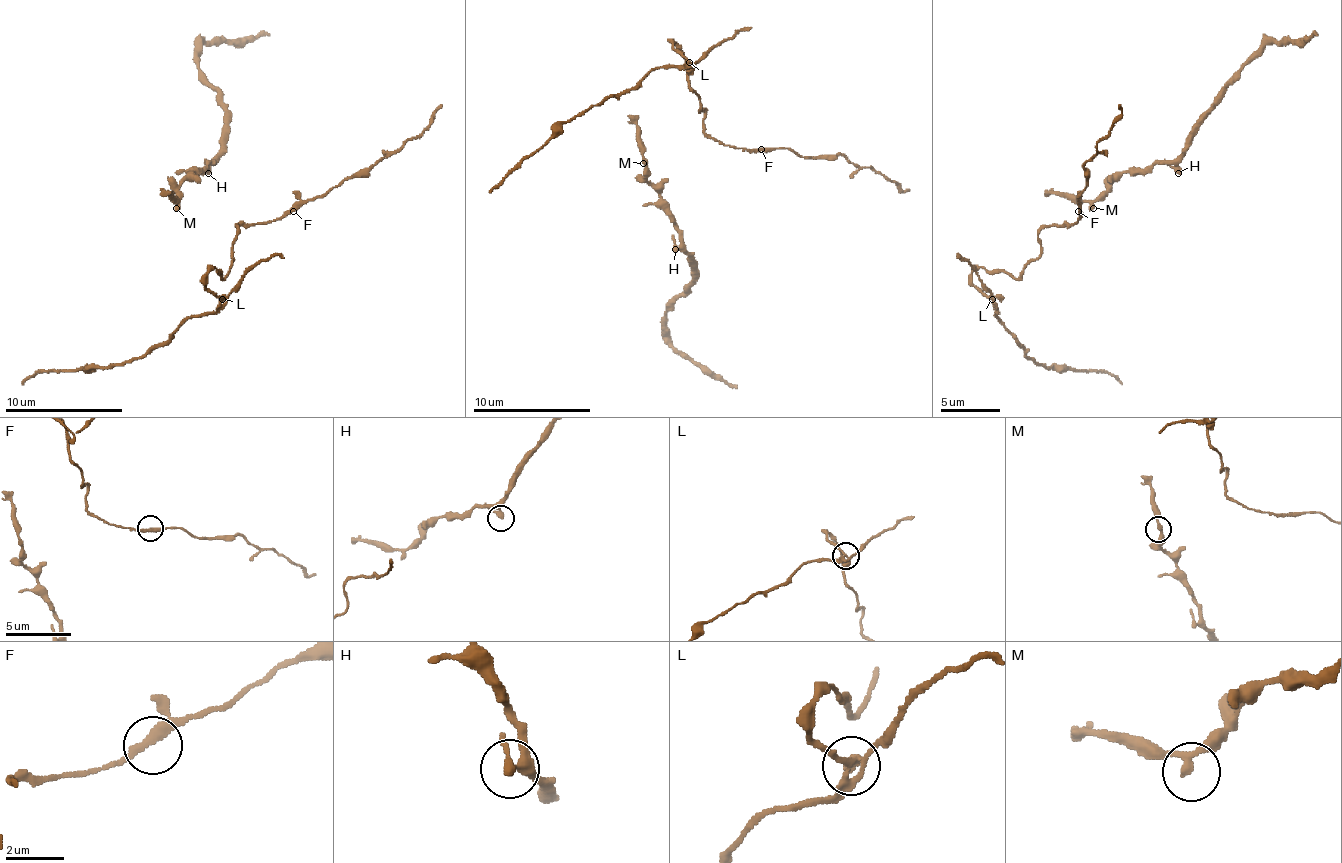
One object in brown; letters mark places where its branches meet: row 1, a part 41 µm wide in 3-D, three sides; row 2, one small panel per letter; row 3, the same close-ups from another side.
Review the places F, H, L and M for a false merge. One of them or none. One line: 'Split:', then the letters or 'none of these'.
Split: L

